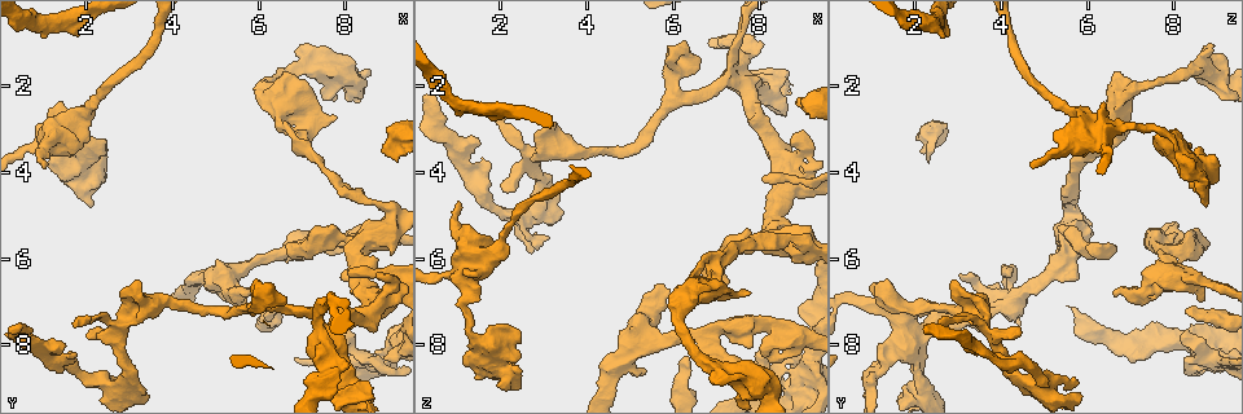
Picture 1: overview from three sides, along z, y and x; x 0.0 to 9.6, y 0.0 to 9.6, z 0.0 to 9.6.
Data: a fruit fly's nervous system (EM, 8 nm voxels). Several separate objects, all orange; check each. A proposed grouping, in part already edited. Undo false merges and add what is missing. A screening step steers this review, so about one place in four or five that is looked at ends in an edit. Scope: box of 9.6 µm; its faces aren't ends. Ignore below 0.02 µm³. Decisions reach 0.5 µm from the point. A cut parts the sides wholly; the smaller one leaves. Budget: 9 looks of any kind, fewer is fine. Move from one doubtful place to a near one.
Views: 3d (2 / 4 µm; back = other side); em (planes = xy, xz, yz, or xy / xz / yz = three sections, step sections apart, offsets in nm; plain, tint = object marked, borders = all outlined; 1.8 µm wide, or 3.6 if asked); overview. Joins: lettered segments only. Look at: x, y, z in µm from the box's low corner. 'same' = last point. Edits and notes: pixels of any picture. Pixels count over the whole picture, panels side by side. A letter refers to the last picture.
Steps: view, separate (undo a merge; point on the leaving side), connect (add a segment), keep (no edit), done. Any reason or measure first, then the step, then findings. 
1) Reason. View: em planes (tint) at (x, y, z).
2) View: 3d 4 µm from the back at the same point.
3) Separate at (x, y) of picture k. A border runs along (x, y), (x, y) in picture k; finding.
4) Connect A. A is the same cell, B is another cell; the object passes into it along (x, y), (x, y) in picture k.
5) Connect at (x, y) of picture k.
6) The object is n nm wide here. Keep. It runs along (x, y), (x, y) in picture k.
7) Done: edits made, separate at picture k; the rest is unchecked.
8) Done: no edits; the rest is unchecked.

Thin end. View: em planes (plain) at (3.05, 9.10, 5.50).

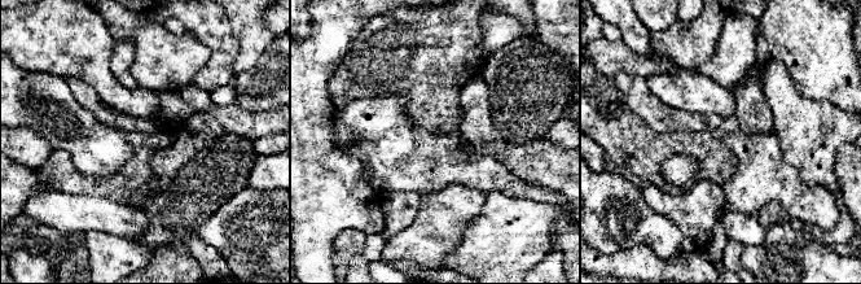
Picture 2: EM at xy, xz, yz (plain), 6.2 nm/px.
View: em planes (tint) at the same point.

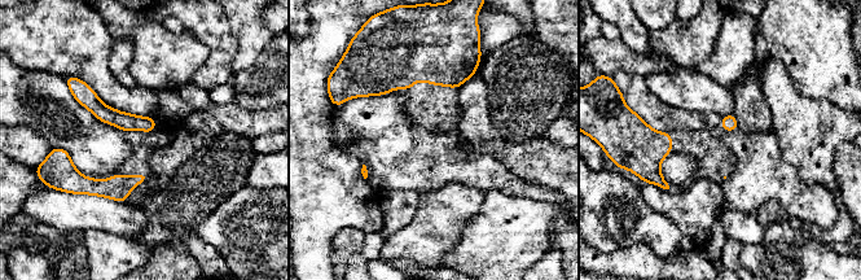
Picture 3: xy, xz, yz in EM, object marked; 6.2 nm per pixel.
View: em planes (borders) at the same point.

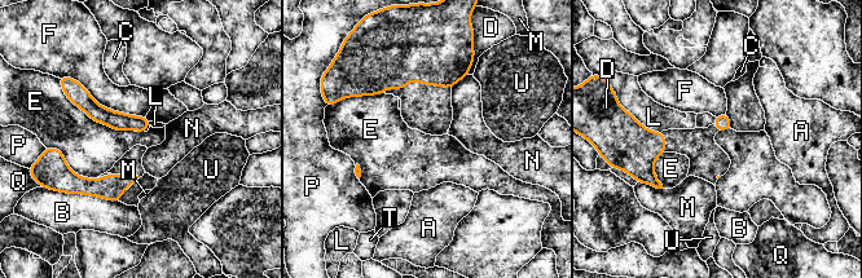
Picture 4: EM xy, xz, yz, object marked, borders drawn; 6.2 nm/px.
Keep. A, B, C, D, E, F, L, M, N, P, Q, T and U are other cells; a border runs along (62, 88), (95, 120), (132, 131) in picture 4; no lettered segment goes on from it.

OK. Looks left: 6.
View: em xz step 16 (borders) at (8.10, 6.35, 4.15).

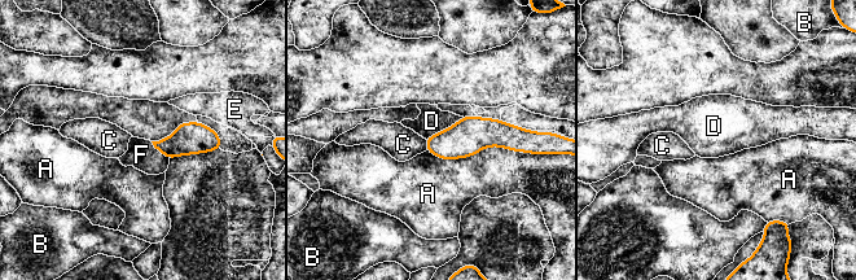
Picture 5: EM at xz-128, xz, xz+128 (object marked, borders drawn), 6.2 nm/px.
Keep. A, B, C, D, E and F are other cells; a border runs along (462, 117), (425, 139) in picture 5; none of them fits.

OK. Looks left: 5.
Long arm stops here. View: em xz step 16 (tint) at (9.00, 3.60, 2.35).

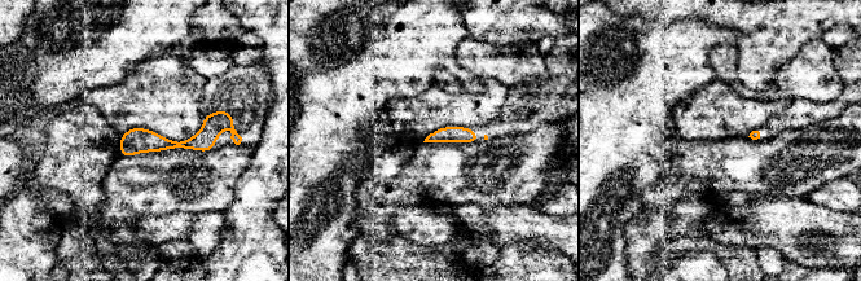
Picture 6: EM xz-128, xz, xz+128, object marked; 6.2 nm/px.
What lies round it. View: em xz step 16 (borders) at the same point.

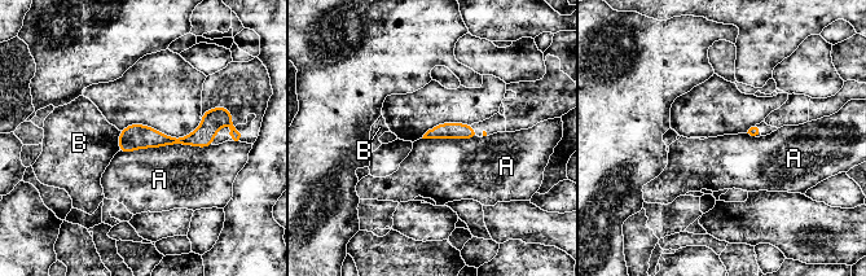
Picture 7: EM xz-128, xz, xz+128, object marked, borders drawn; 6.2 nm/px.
Keep. A and B are other cells; a border runs along (211, 144), (159, 145), (119, 152) in picture 7; none of them fits.

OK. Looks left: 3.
Free end. View: 3d 2 µm at (7.75, 2.70, 6.75).

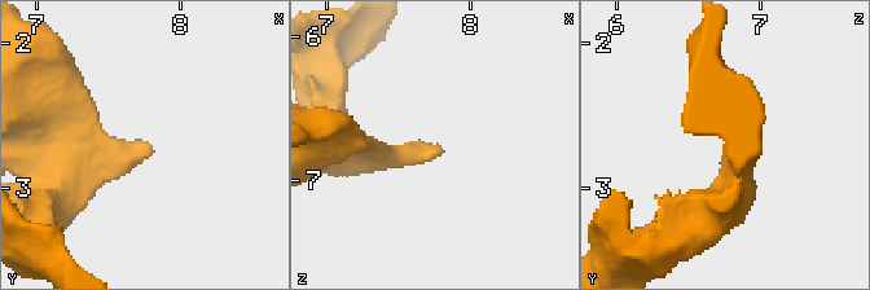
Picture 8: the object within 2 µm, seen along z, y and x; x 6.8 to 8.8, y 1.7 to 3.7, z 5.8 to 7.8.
Shape alone is not enough. View: em planes (borders) at (7.78, 2.72, 6.80).

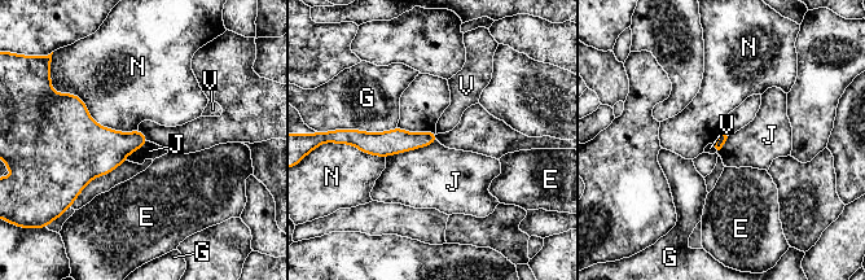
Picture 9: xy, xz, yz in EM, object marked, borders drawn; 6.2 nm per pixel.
Keep. E, G, J, N and V are other cells; it runs along (355, 134), (361, 140), (434, 138) in picture 9; no lettered segment goes on from it.

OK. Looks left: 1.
Done: no edits; the rest is unchecked.

